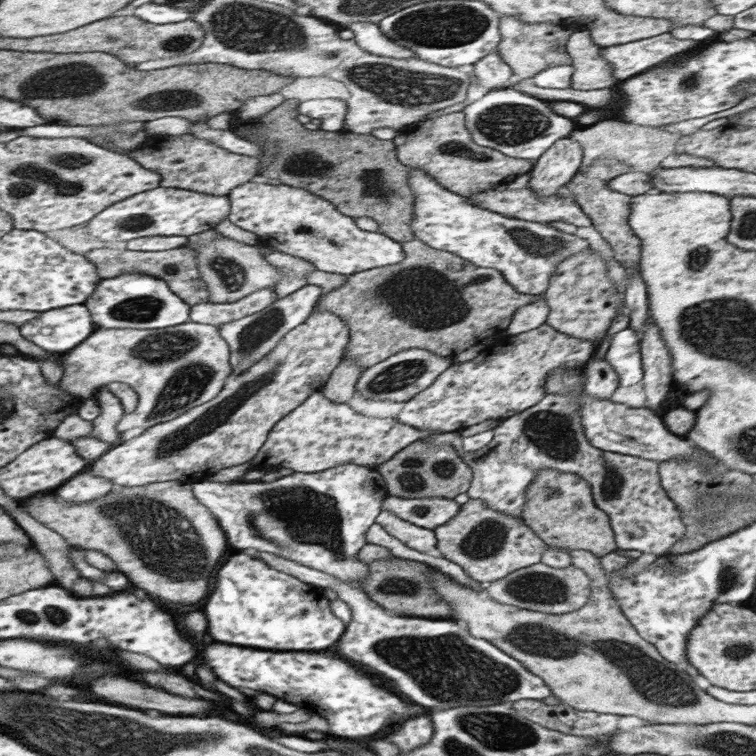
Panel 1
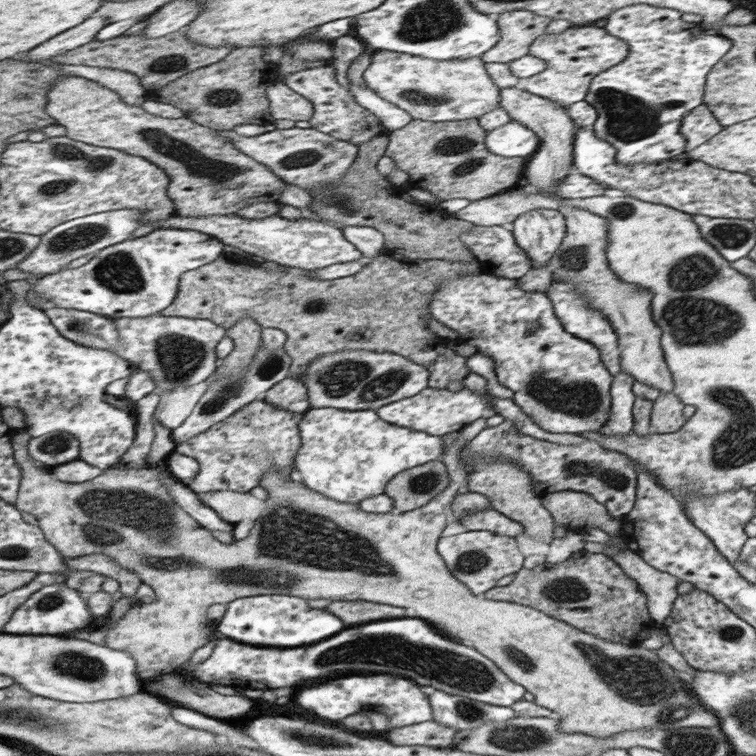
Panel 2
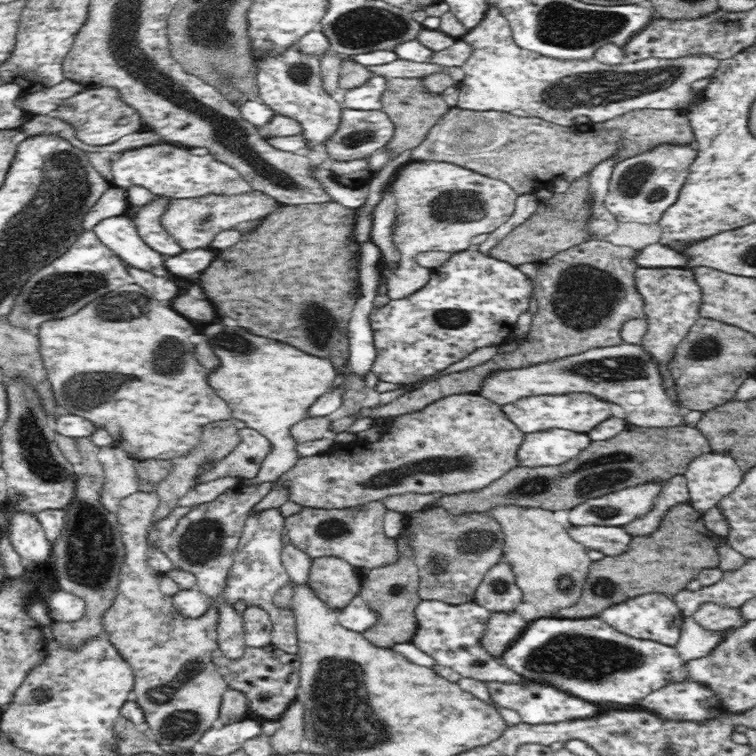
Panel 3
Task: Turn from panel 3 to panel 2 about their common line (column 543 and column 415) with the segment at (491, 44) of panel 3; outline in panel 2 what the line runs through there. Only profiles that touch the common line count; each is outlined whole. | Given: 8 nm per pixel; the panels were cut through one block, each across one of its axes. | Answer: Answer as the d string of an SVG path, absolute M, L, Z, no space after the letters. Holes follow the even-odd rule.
M373 50L371 62L363 73L366 84L384 100L402 108L414 120L430 120L446 123L460 120L480 119L480 116L496 110L500 105L501 89L494 84L481 57L468 59L436 60L401 52Z

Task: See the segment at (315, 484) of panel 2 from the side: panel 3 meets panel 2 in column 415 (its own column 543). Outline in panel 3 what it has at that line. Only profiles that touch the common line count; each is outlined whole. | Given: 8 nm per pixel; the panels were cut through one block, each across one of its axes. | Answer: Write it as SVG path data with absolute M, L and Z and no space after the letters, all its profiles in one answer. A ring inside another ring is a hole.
M563 428L531 432L524 435L524 440L517 448L518 466L553 467L578 456L590 443L587 433Z

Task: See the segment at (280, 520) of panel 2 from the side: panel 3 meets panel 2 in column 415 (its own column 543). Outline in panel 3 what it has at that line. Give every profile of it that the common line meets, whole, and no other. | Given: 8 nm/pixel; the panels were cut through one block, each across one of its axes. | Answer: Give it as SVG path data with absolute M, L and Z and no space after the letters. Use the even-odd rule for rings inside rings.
M500 506L486 513L493 520L496 520L497 524L500 524L504 533L503 558L501 562L507 563L512 569L513 576L516 576L515 583L522 591L523 601L531 602L539 611L550 612L556 612L576 604L593 561L588 557L586 547L576 542L568 534L566 528L556 522L553 511L544 510L543 508Z

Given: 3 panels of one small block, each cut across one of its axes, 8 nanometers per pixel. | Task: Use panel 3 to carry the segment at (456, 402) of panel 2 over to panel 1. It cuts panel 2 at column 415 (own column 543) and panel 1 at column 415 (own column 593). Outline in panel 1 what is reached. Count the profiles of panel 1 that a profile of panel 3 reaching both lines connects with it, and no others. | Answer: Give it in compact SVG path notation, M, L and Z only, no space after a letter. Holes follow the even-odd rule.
M542 324L534 330L510 338L508 342L500 345L492 344L489 347L492 352L488 354L488 362L486 358L484 362L480 362L480 356L478 356L464 364L453 363L432 387L404 403L404 408L395 418L398 422L408 424L412 428L434 430L436 433L460 431L490 418L492 420L509 419L522 411L529 410L530 406L534 406L548 394L546 383L548 383L548 376L551 376L554 371L570 370L572 367L584 368L589 364L590 358L593 358L597 347L598 345L590 340L568 336L548 324Z

